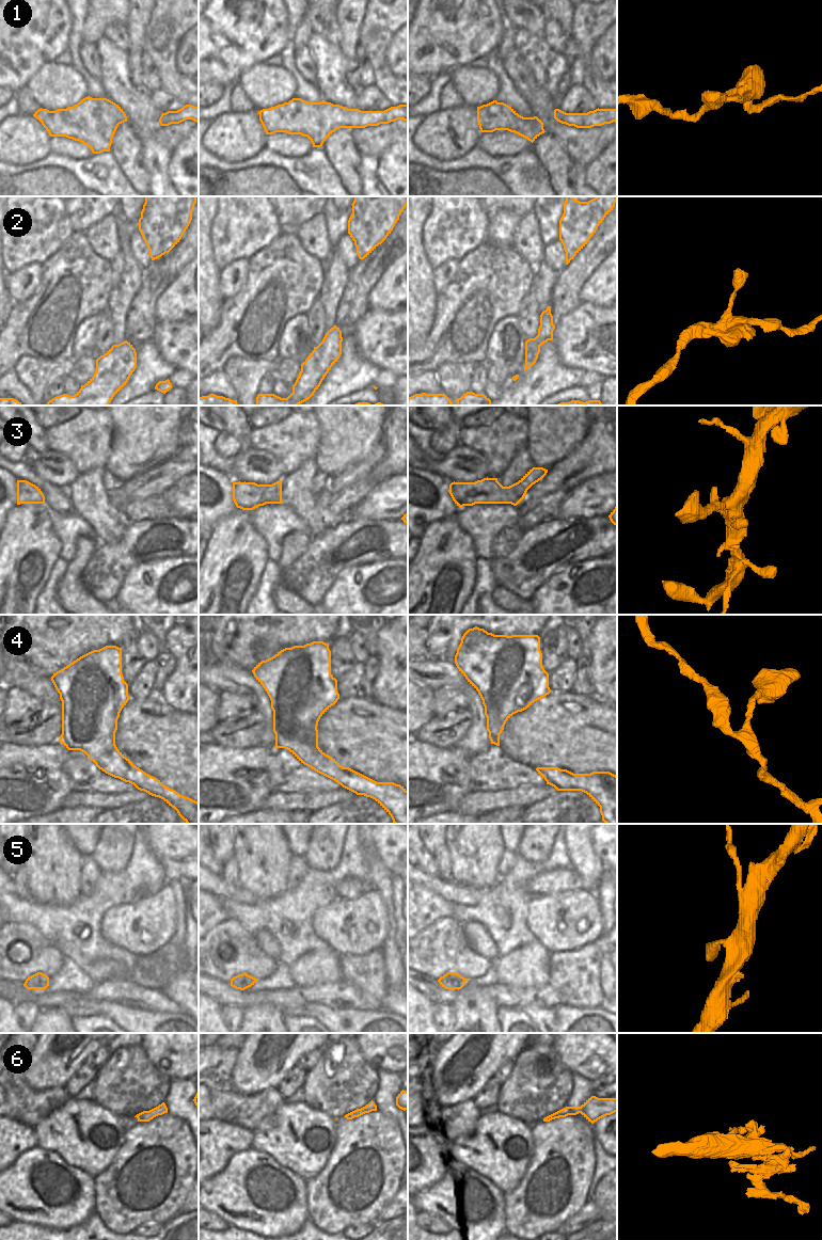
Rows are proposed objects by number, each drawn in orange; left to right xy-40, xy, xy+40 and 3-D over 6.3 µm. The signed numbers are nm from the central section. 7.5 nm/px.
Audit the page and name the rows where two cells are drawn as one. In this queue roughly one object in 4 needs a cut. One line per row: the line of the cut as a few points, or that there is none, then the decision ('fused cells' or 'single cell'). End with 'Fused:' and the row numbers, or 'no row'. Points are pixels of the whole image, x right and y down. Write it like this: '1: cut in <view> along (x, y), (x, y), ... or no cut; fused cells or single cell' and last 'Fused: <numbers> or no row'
1: no cut; single cell
2: no cut; single cell
3: no cut; single cell
4: no cut; single cell
5: no cut; single cell
6: no cut; single cell
Fused: no row

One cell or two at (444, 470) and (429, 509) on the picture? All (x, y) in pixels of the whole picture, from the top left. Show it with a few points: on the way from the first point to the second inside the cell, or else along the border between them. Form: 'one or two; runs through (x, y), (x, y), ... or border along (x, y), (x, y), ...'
two; border along (419, 469), (448, 477), (453, 481)

